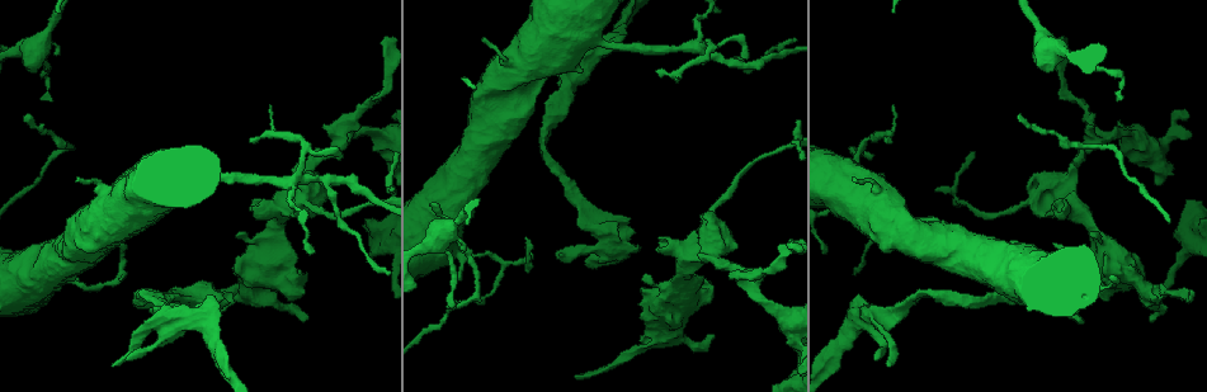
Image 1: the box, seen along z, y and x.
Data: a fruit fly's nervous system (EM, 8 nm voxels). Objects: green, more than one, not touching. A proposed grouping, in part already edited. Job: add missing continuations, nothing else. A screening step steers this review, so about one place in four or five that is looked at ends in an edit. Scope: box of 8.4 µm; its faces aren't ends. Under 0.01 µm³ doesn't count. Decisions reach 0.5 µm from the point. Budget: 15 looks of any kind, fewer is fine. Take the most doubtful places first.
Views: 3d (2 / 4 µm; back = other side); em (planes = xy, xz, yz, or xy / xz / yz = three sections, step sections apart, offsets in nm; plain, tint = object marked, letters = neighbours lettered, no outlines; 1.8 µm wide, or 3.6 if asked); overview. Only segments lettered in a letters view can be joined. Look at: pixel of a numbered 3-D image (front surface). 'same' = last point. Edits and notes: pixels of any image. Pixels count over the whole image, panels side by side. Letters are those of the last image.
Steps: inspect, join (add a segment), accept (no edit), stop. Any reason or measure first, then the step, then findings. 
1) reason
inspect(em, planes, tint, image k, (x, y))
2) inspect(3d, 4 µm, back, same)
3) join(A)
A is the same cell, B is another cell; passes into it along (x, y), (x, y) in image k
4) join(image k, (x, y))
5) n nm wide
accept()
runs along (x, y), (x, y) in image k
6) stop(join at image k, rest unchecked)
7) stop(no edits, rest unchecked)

thin end
inspect(3d, 4 µm, image 1, (460, 246))

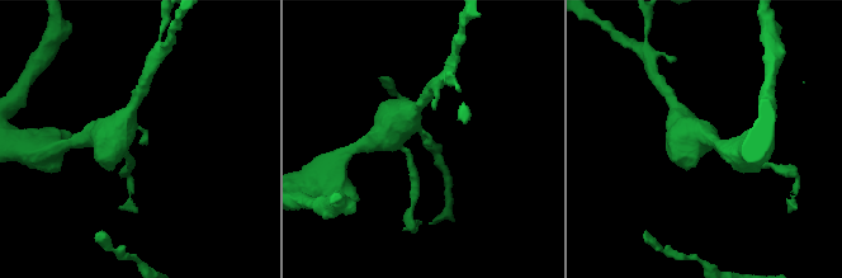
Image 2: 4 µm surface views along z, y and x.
inspect(em, 3.6 µm, yz, step 16, tint, image 2, (424, 143))

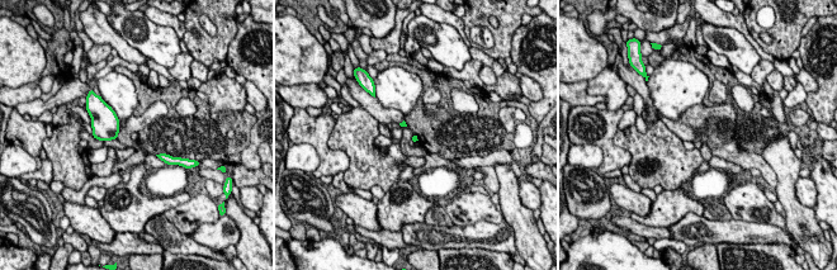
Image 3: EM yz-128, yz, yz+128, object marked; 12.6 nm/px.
cut it another way
inspect(em, 3.6 µm, planes, letters, same)

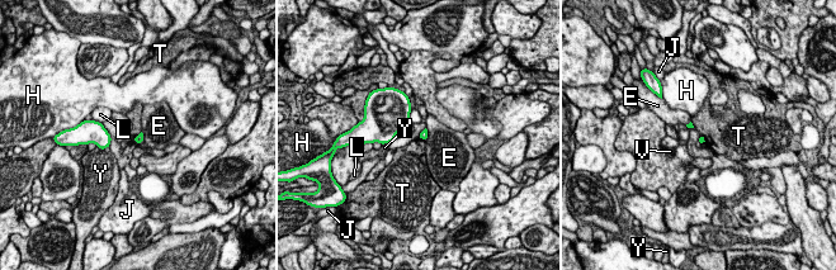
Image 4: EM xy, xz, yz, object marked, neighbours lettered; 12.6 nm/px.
accept()
E, H, J, L, T, V and Y are other cells; border along (141, 131), (135, 137) in image 4; no lettered segment goes on from it

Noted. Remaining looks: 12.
inspect(em, planes, letters, image 1, (705, 247))

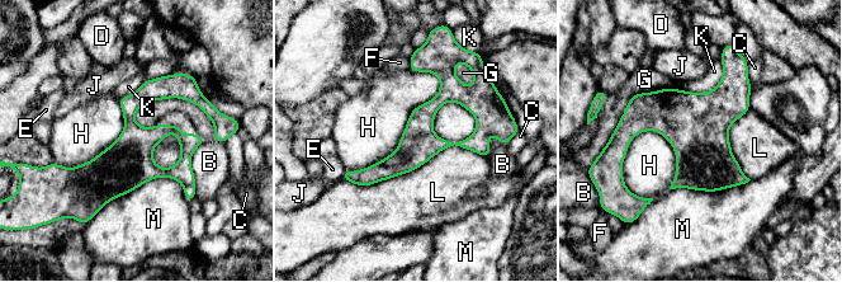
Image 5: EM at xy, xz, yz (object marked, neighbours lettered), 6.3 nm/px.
240 nm wide
accept()
B, C, D, E, F, G, H, J, K, L and M are other cells; no lettered segment goes on from it

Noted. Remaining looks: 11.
thin end
inspect(em, yz, step 16, letters, image 1, (877, 359))

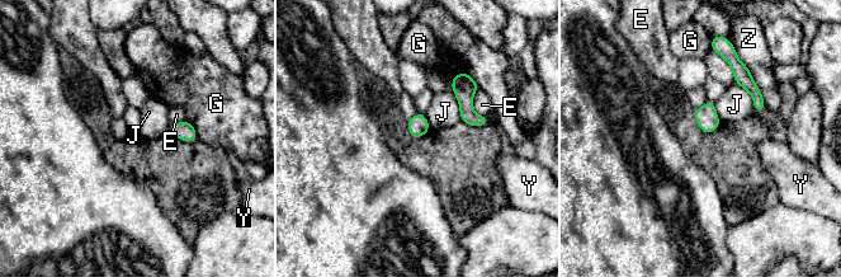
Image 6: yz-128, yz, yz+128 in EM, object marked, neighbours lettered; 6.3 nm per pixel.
accept()
E, G, J, Y and Z are other cells; none of them fits

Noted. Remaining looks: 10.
inspect(em, 3.6 µm, planes, plain, image 1, (441, 256))

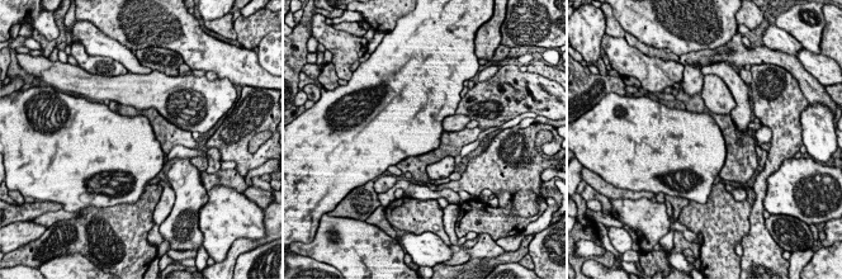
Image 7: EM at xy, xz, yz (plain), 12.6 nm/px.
inspect(em, 3.6 µm, planes, letters, same)

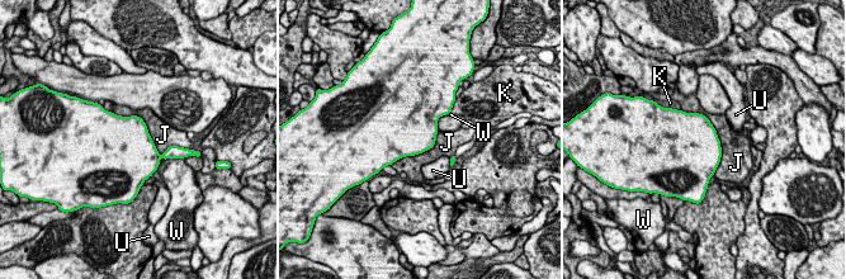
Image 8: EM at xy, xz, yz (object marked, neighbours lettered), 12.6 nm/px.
accept()
J, K, U and W are other cells; border along (112, 112), (179, 147) in image 8; no lettered segment goes on from it

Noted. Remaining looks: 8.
free end
inspect(em, xy, step 16, tint, image 1, (305, 317))

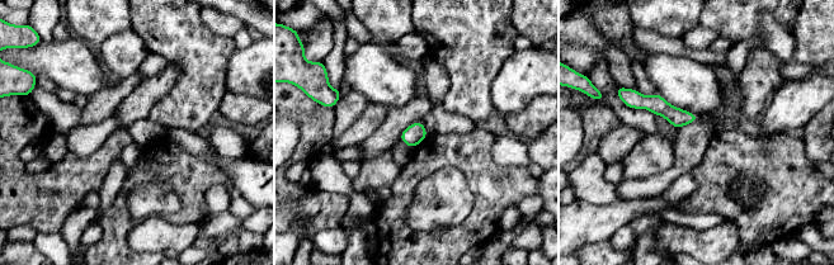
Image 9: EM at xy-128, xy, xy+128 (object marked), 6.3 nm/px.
inspect(em, xy, step 16, letters, same)

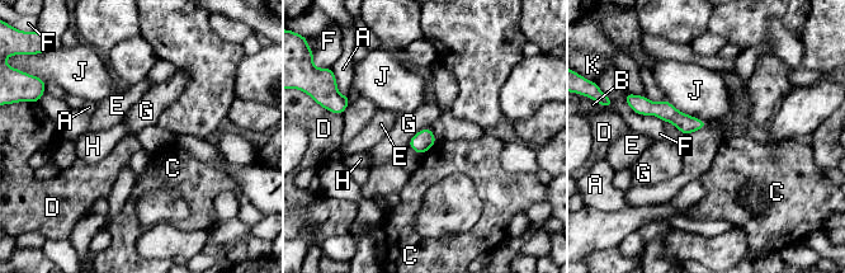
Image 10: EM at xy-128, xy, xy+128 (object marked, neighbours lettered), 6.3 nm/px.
accept()
A, B, C, D, E, F, G, H, J and K are other cells; border along (438, 141), (421, 156) in image 10; no lettered segment goes on from it

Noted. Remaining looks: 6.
tapers out
inspect(3d, 4 µm, image 1, (79, 182))

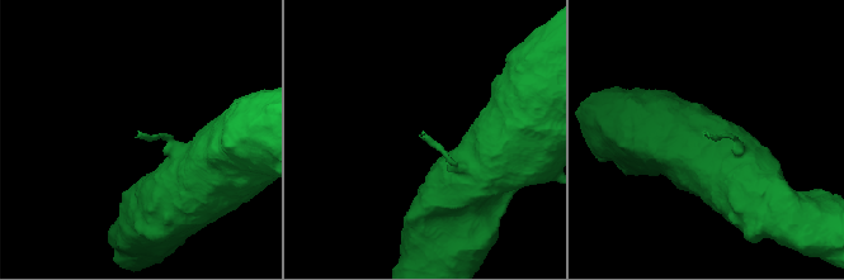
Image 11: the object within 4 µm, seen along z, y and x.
inspect(em, planes, plain, image 11, (138, 135))

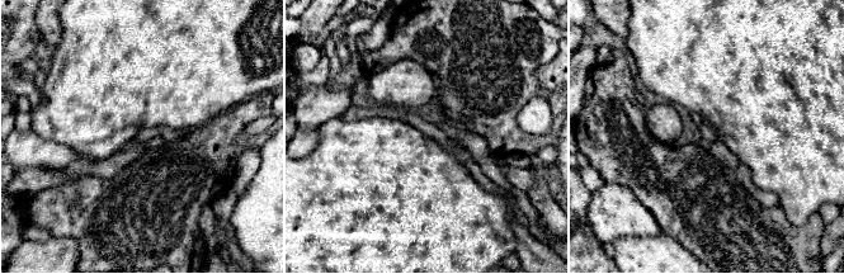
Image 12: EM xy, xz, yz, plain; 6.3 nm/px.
inspect(em, planes, letters, same)

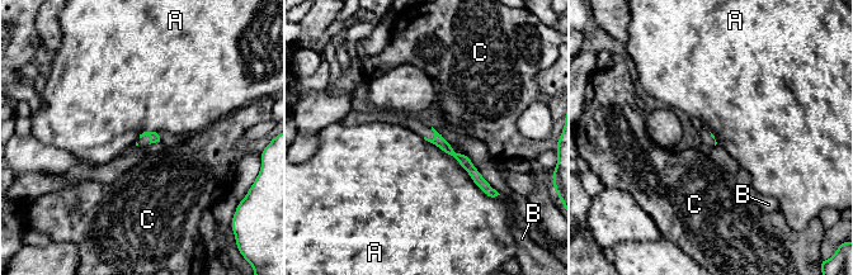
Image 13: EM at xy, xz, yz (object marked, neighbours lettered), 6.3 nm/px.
accept()
A, B and C are other cells; none of them fits

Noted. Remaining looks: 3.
stop(no edits, rest unchecked)

